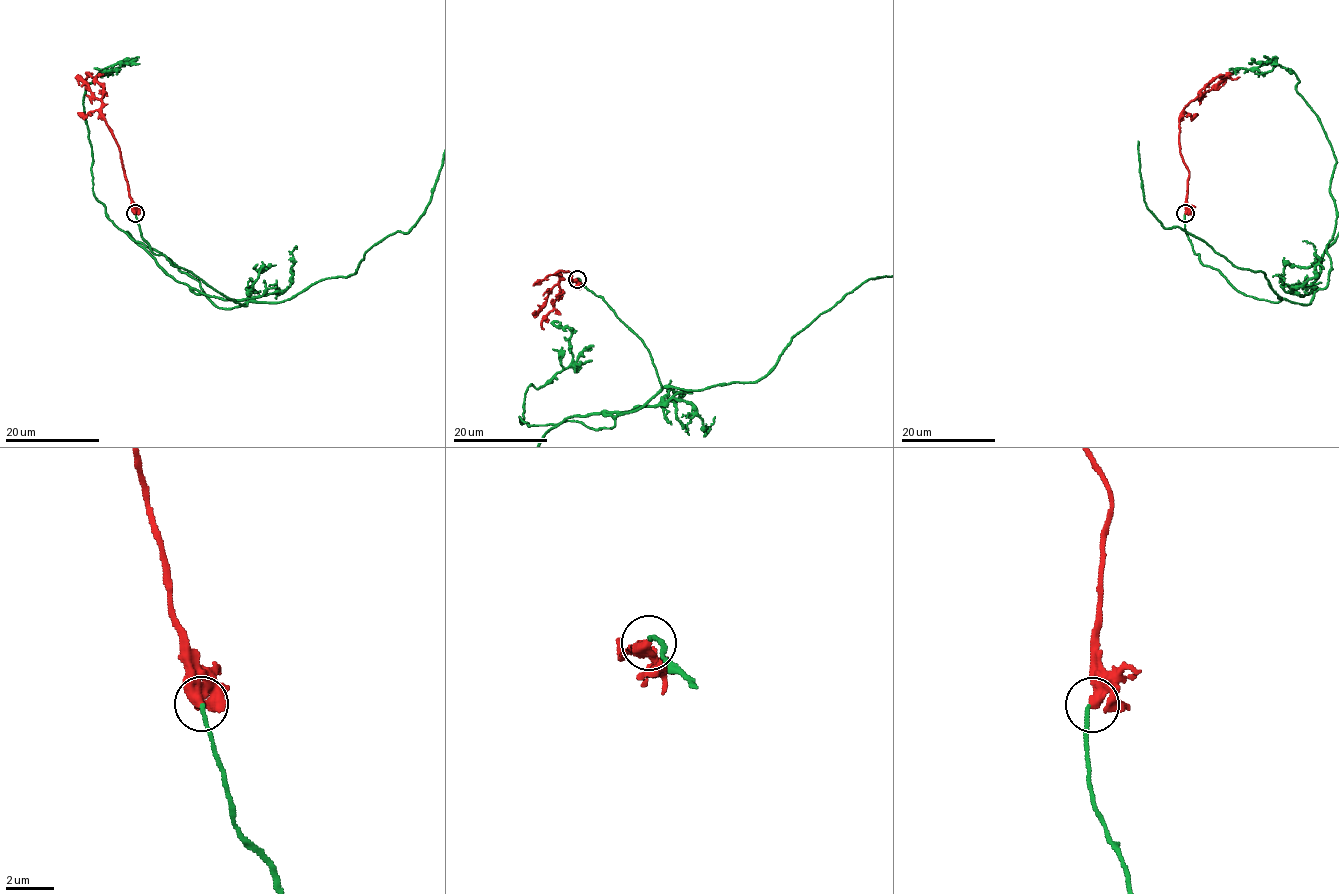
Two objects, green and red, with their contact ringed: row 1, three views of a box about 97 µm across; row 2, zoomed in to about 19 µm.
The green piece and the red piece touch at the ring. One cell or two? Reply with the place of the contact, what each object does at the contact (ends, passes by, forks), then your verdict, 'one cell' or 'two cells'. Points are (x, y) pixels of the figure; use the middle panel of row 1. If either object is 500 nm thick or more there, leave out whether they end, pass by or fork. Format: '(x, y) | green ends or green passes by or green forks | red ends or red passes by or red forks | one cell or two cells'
(577, 279) | two cells

